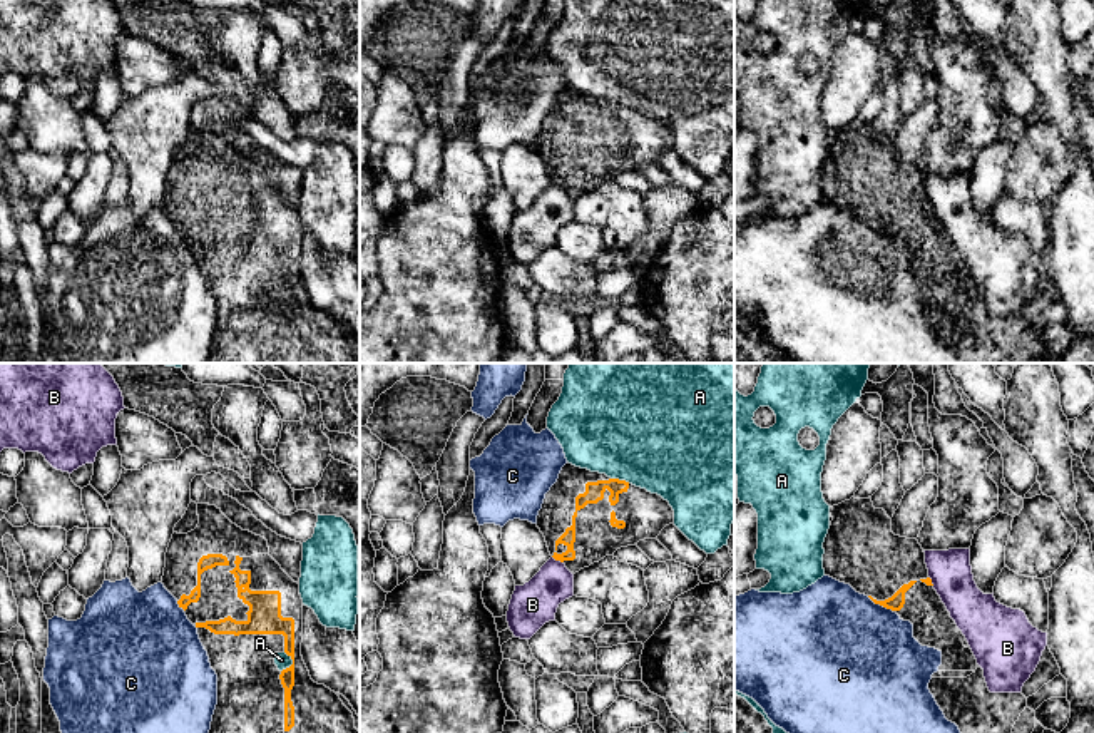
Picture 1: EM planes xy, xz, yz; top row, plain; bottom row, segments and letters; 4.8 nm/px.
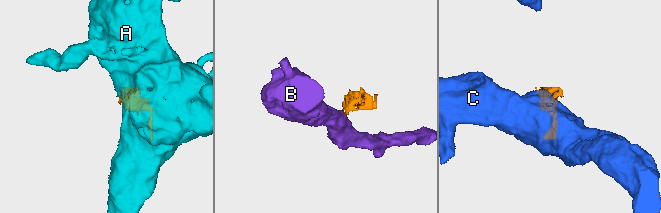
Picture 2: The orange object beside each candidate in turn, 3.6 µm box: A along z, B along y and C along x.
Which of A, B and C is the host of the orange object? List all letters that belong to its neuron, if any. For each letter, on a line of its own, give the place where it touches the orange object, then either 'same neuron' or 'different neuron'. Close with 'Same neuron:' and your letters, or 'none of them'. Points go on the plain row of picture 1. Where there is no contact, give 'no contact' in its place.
A: contact xy (293, 288); different neuron
B: contact xz (557, 184); different neuron
C: contact yz (880, 230); different neuron
Same neuron: none of them

